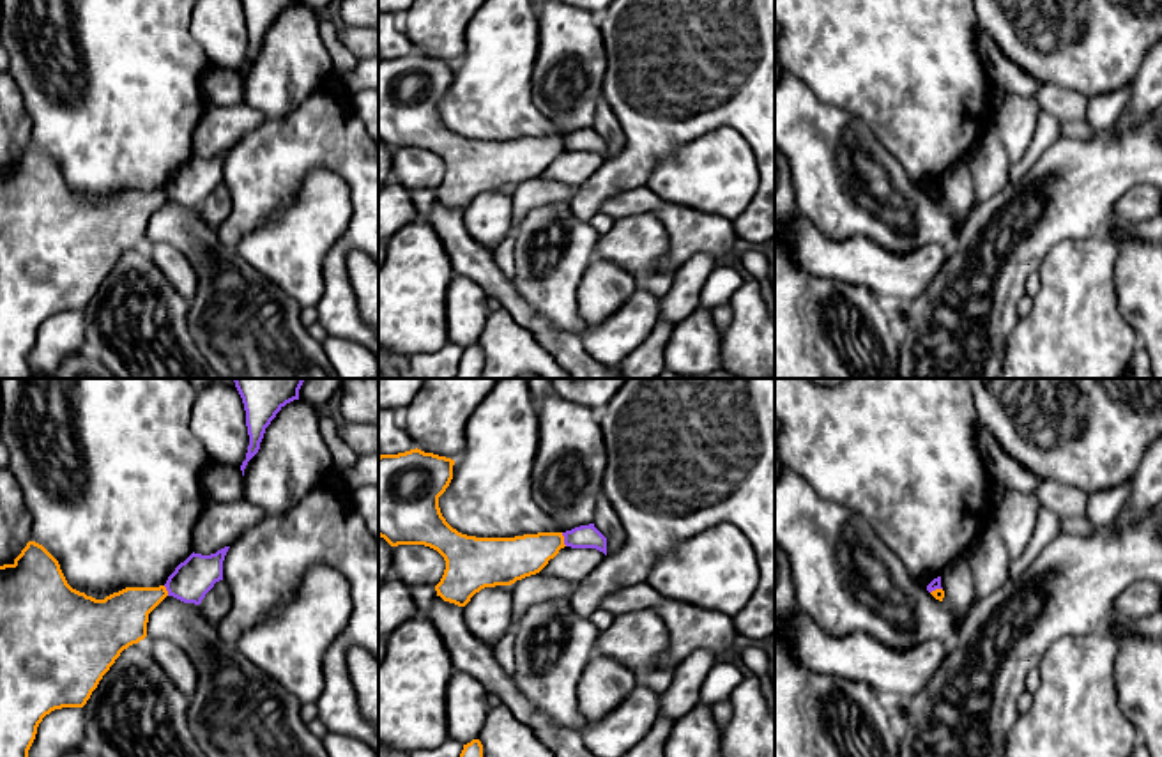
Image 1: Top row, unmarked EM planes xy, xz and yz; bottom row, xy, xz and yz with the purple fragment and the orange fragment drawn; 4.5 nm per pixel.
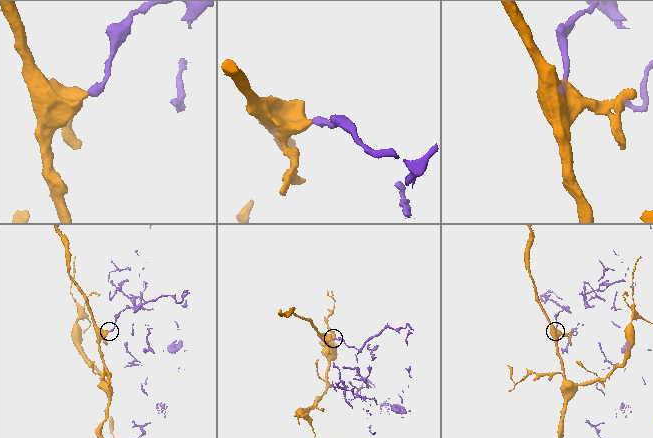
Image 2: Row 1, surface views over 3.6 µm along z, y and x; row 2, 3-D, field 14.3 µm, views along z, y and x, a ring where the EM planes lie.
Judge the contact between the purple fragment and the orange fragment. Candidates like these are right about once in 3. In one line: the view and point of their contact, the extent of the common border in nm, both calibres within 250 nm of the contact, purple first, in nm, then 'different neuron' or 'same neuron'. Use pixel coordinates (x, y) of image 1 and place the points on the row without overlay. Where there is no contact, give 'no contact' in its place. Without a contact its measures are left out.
xz (565, 144) | 70 nm | 110/190 nm | different neuron

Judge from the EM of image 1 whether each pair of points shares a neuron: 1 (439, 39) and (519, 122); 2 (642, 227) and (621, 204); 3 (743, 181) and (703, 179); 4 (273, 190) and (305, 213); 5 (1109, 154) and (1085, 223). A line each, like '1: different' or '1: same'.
1: different
2: different
3: same
4: different
5: same

